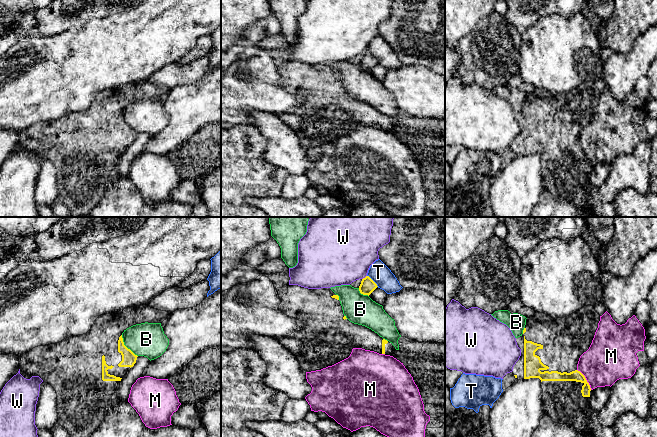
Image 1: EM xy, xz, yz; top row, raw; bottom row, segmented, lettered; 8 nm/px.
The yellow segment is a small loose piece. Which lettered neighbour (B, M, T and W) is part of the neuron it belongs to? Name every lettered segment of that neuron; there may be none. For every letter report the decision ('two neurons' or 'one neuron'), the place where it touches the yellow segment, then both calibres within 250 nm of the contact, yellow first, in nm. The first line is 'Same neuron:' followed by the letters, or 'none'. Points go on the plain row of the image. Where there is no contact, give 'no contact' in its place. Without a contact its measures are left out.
Same neuron: none
B: two neurons; meets yellow in xy at (125, 122); 110 nm thick on the yellow side, 280 nm on the other
M: two neurons; meets yellow in yz at (585, 155); 90 nm thick on the yellow side, 360 nm on the other
T: two neurons; meets yellow in xz at (373, 57); 120 nm thick on the yellow side, 160 nm on the other
W: two neurons; meets yellow in xz at (365, 53); 120 nm thick on the yellow side, 460 nm on the other

